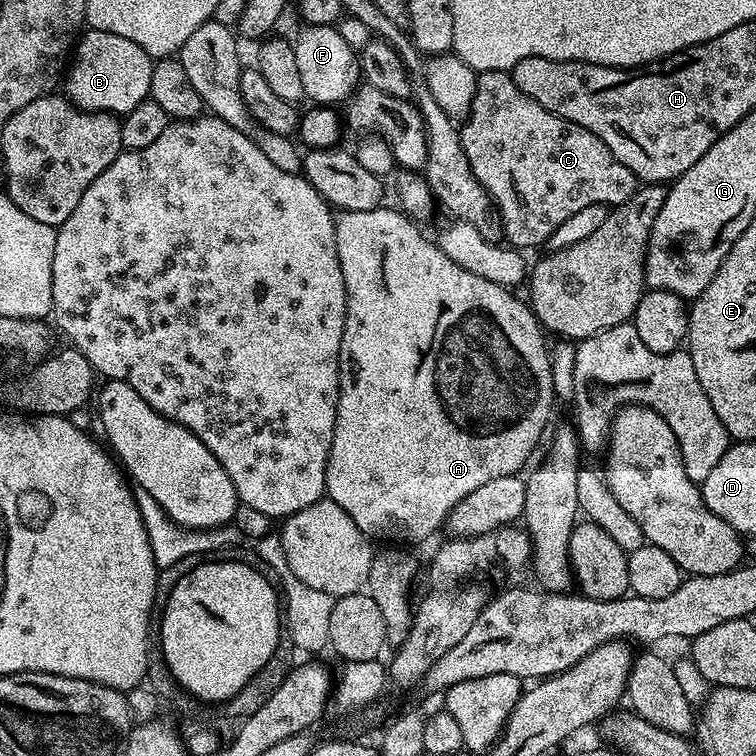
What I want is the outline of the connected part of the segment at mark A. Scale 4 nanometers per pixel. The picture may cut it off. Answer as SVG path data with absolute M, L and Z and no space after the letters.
M381 206L374 210L358 210L357 212L340 212L335 217L336 222L336 249L338 250L338 262L342 266L342 278L346 286L346 322L342 330L342 346L340 347L340 393L338 394L338 410L336 411L336 421L334 422L334 438L330 442L330 454L326 462L326 482L324 483L324 491L327 499L333 500L338 506L346 510L350 518L361 530L362 534L371 538L373 541L386 540L382 542L395 542L400 546L412 546L419 540L428 540L436 531L443 529L448 522L450 510L454 510L458 506L458 502L462 502L462 498L466 498L466 494L478 490L478 486L490 482L490 478L502 478L503 476L515 476L521 471L520 467L527 462L532 456L532 451L540 444L540 439L544 436L544 427L548 424L548 419L552 416L552 404L554 405L554 397L551 386L551 362L549 345L544 345L546 333L540 326L539 320L532 313L531 307L523 299L519 300L515 296L516 292L509 290L502 285L496 285L494 282L487 281L486 278L478 277L476 274L462 269L454 262L448 259L441 250L431 241L420 233L421 225L412 217L404 215L403 212L395 207L387 208Z

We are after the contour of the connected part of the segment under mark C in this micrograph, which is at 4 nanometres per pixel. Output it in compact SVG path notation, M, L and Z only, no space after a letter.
M481 72L477 75L476 93L472 98L472 105L466 119L458 129L462 150L468 159L469 168L481 187L488 192L488 199L494 205L502 225L503 239L515 249L527 250L526 248L536 248L539 244L545 245L550 234L554 234L554 230L558 230L558 226L562 226L562 222L566 222L566 218L578 214L578 210L595 204L605 206L621 204L629 200L638 187L636 175L626 166L622 166L622 162L618 162L618 158L614 158L614 154L610 154L610 146L606 146L606 142L602 142L602 138L598 134L590 134L590 130L586 130L586 126L578 126L566 118L558 118L558 114L550 114L550 110L538 106L538 102L534 102L534 98L526 98L526 94L522 94L522 90L518 90L518 86L514 86L508 72Z

